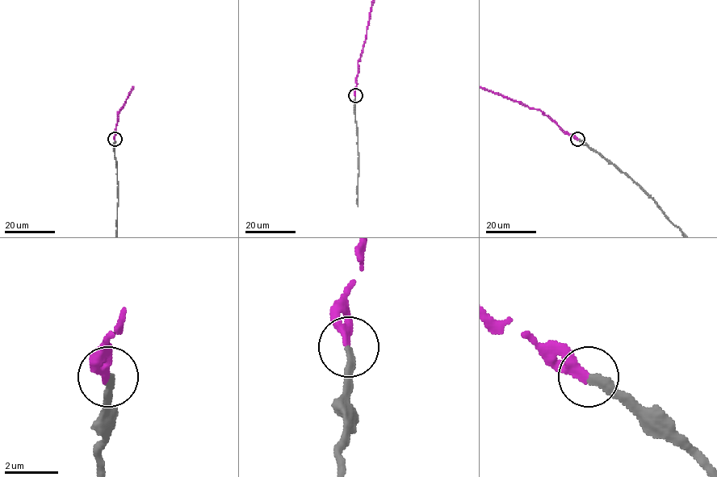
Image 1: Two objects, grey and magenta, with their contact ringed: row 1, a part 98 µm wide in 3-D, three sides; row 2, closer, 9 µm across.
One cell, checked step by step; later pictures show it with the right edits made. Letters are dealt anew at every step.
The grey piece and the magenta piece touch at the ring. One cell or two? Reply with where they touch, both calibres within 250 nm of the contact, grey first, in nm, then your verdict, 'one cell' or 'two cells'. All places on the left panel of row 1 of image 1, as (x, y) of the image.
at (115, 139); 300 nm thick on the grey side, 320 nm on the other; one cell

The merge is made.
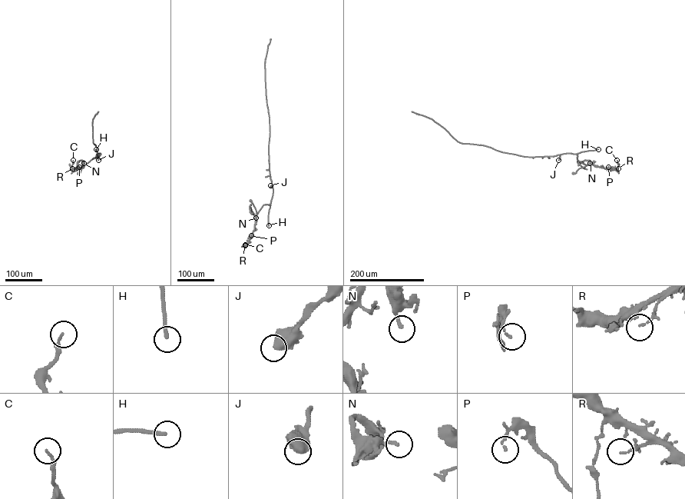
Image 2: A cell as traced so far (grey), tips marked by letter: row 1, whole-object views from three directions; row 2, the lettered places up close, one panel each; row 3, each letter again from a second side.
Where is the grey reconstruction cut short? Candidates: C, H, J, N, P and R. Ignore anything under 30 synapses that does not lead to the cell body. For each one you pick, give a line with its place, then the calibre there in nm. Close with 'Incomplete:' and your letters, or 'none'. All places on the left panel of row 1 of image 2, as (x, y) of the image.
H: place (96, 149); calibre 200 nm
Incomplete: H

